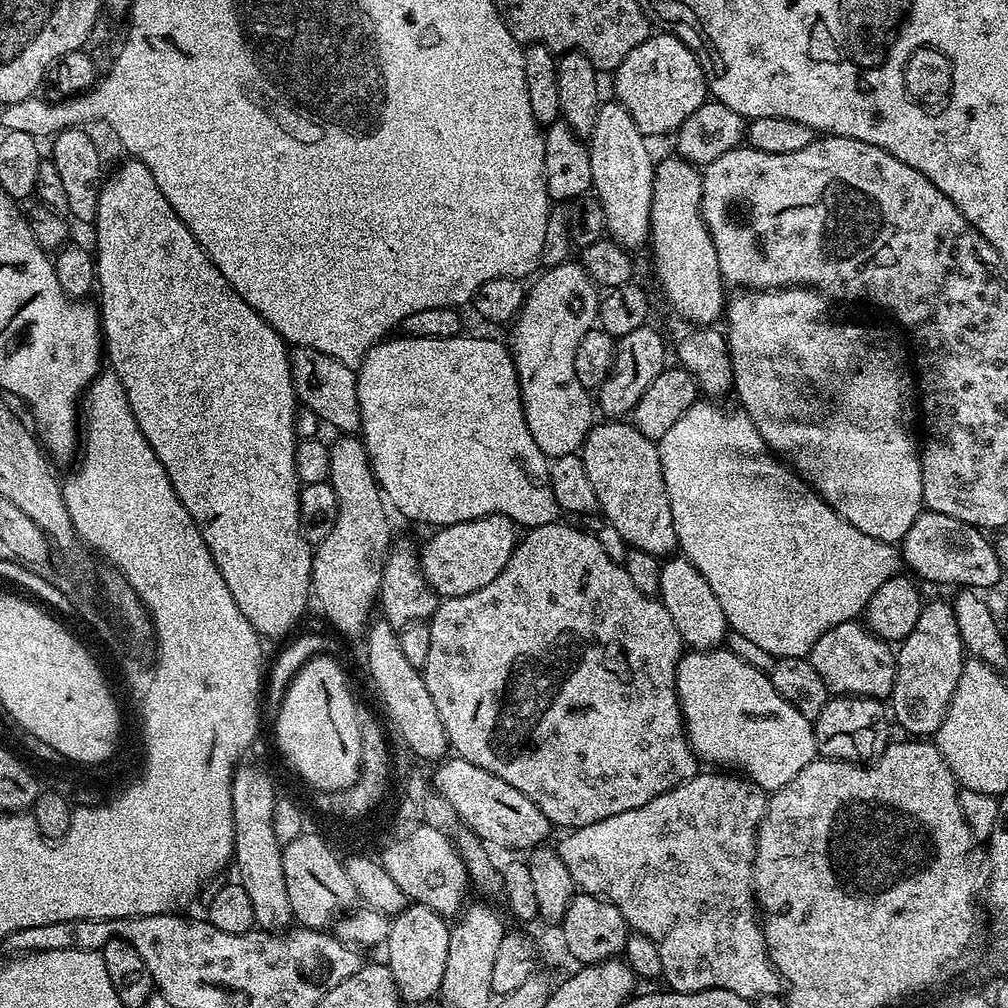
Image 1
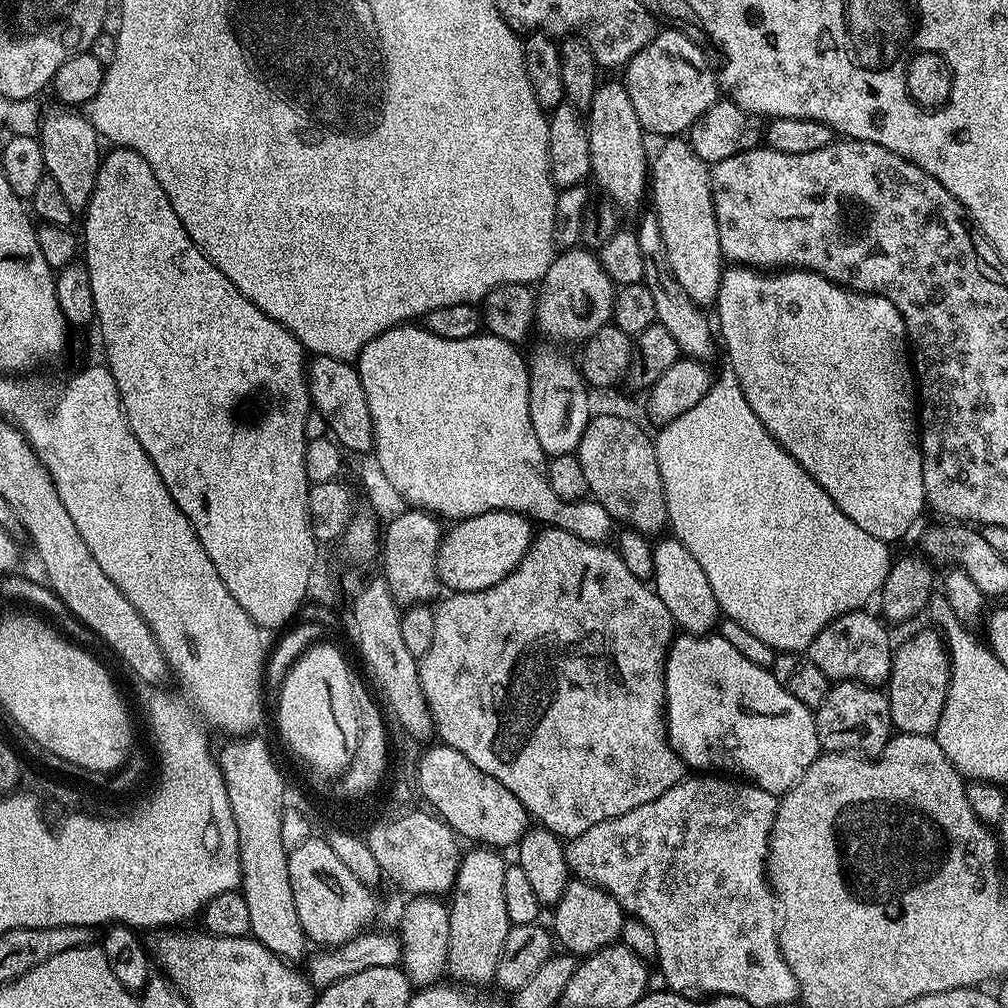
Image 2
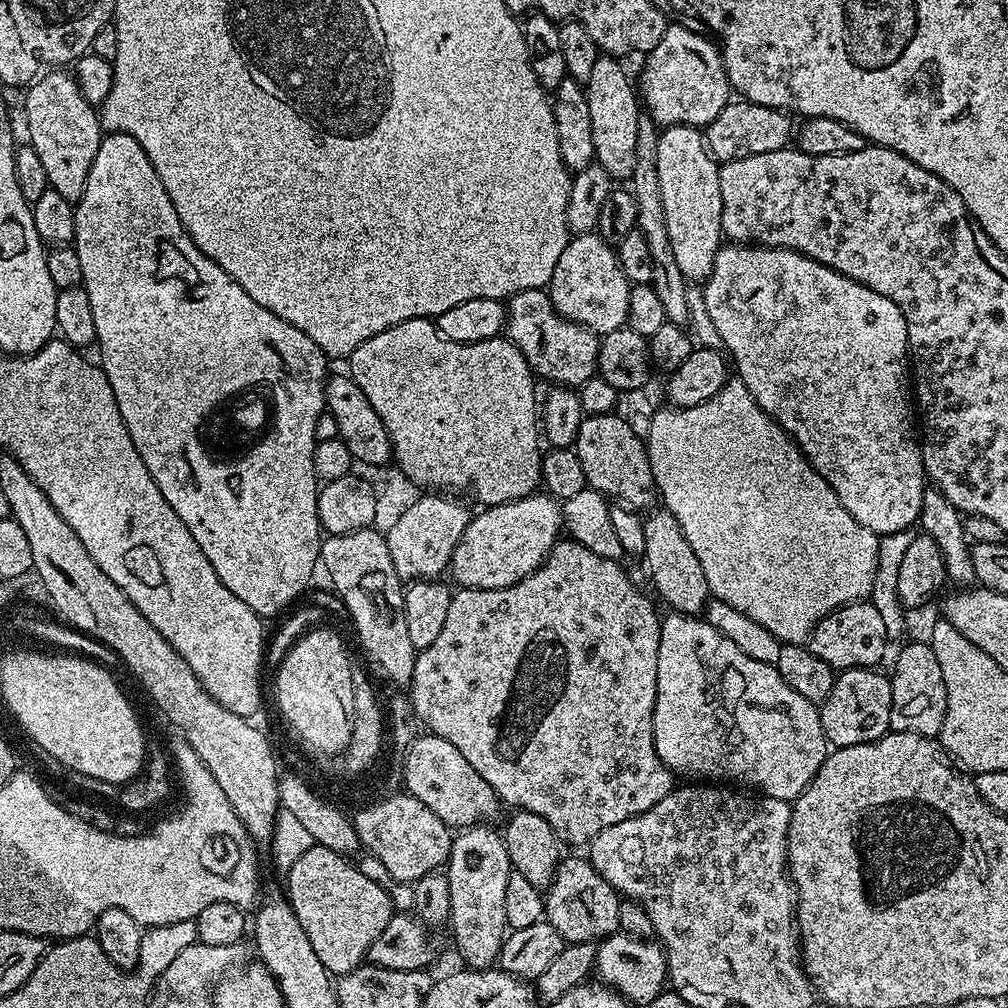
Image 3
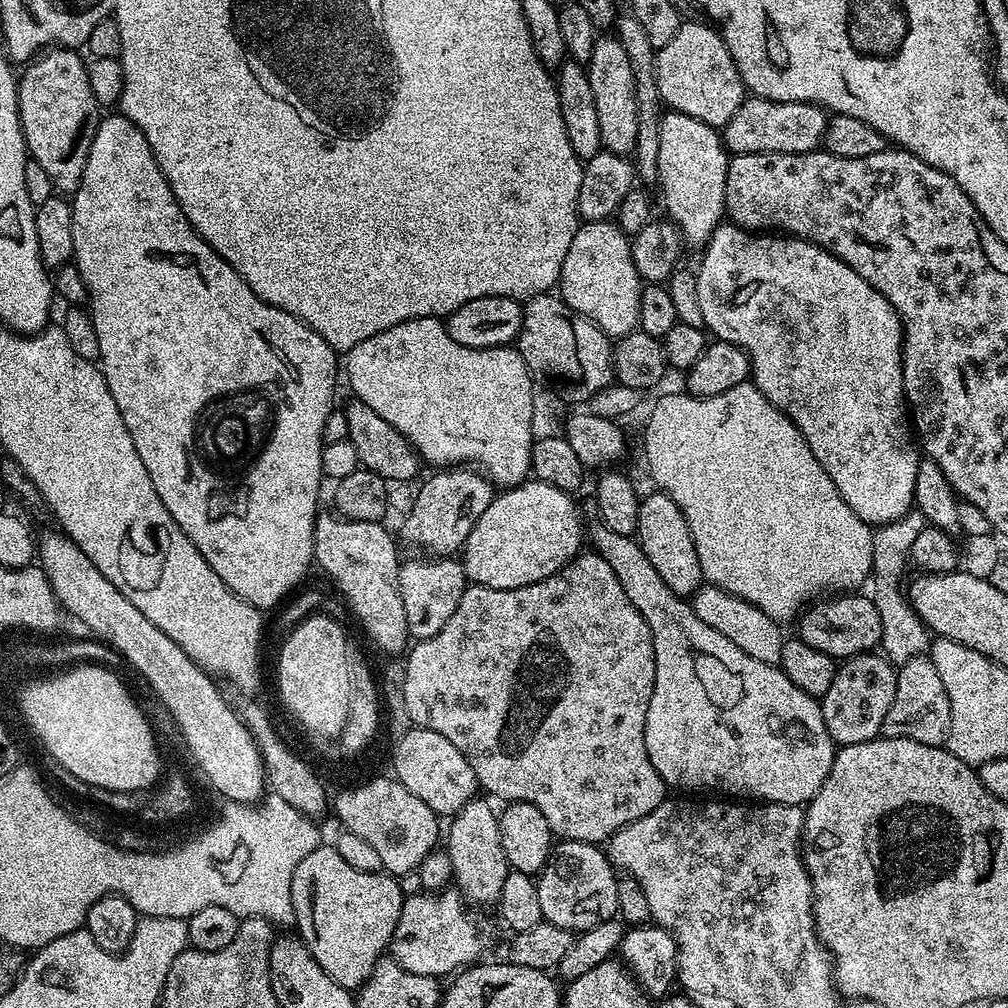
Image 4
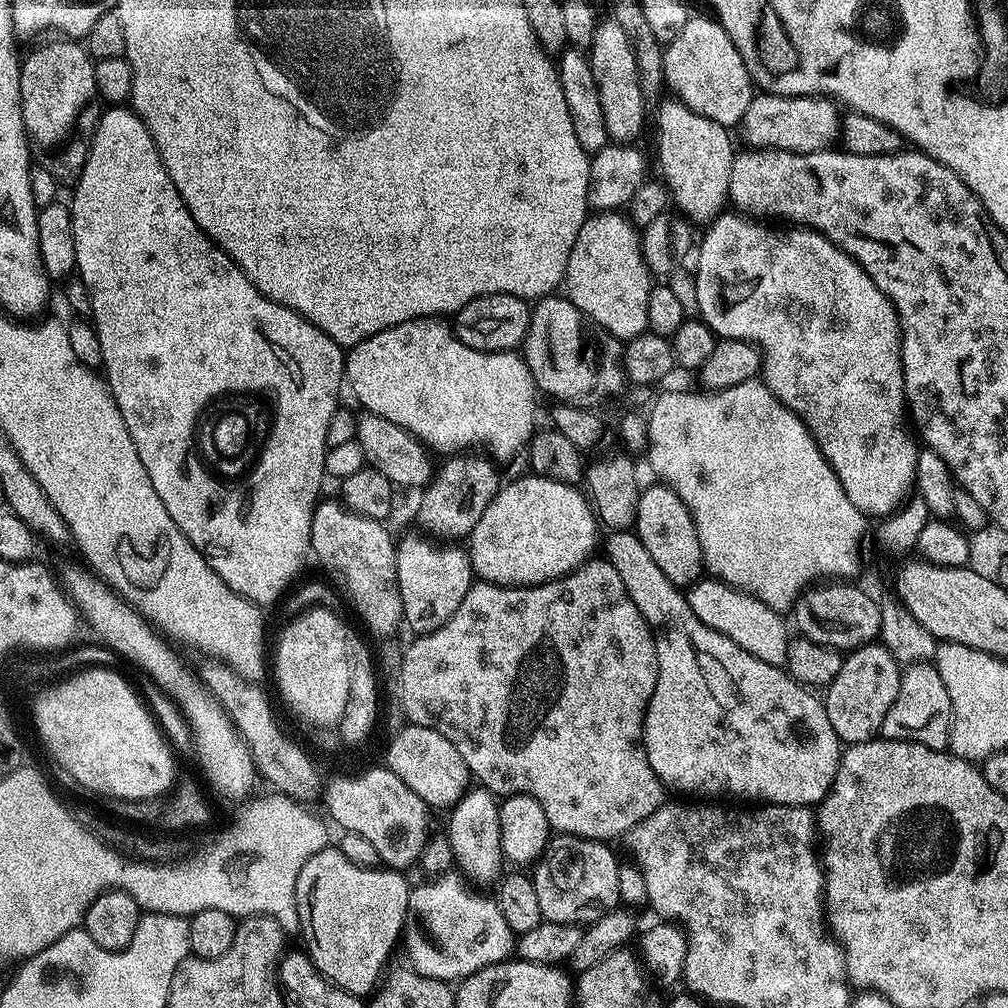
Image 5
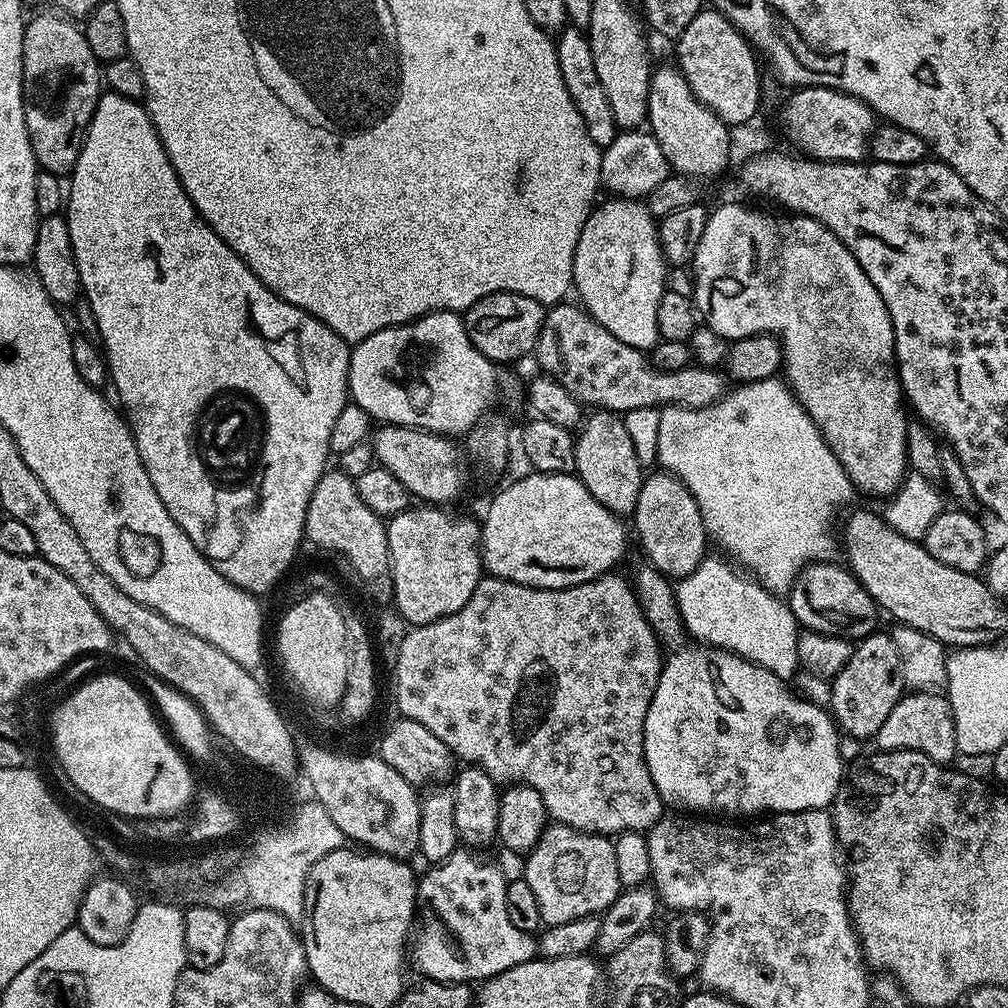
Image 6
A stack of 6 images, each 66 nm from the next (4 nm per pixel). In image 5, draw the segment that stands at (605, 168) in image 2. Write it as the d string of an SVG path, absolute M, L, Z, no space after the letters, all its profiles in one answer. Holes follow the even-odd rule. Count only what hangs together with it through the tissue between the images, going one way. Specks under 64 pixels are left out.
M611 18L601 19L594 30L592 47L587 53L594 70L594 82L598 86L598 98L602 98L602 114L606 117L606 130L609 141L631 144L639 141L640 131L644 128L646 105L642 98L640 71L622 26Z

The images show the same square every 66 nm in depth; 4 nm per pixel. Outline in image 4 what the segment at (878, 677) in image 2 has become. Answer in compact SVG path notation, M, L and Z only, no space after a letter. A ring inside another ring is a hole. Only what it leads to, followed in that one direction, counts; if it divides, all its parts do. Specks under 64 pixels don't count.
M840 594L805 607L798 620L799 639L804 640L806 646L814 646L814 650L822 650L822 654L830 654L834 658L847 658L873 651L882 638L881 619L868 594L856 595L860 594Z

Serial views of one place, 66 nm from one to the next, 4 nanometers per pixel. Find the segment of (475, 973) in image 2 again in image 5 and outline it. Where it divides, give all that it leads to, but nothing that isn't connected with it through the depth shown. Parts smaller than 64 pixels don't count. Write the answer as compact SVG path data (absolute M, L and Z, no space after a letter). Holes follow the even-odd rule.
M469 787L462 799L452 805L448 816L446 835L454 850L454 864L469 881L477 885L488 884L501 875L505 867L504 851L502 850L502 830L498 826L500 805L497 797L487 788ZM477 880L477 881L476 881ZM480 883L480 884L479 884Z

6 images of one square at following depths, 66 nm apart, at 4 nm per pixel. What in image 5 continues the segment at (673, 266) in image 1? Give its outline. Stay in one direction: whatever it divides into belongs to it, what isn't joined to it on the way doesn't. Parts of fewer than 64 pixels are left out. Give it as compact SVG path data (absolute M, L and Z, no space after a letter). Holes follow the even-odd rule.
M675 98L661 99L655 105L656 111L656 156L660 159L660 172L668 186L673 203L689 221L704 220L711 222L725 211L730 186L730 166L734 155L729 129L718 122L710 122L710 118L702 118L702 114L694 114L686 105Z

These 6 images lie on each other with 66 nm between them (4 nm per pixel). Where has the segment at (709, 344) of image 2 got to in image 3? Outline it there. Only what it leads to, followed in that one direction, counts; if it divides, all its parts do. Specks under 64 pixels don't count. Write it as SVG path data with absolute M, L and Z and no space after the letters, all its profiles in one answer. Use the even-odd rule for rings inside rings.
M647 114L638 118L638 146L634 150L634 170L630 177L630 191L638 202L638 218L636 227L646 238L646 246L650 246L650 262L654 262L654 274L651 286L662 298L664 315L671 323L687 325L688 320L688 288L682 270L678 270L678 261L674 258L674 249L670 246L670 234L666 234L666 213L662 211L662 186L658 186L658 126Z

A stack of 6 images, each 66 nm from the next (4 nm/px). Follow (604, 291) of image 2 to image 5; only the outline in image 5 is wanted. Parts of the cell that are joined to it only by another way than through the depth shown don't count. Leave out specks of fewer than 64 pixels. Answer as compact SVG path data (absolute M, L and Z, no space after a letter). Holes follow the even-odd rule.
M620 210L597 211L589 215L582 230L578 230L574 250L570 250L570 262L566 262L566 274L562 285L566 299L578 306L578 310L582 310L582 314L589 316L593 324L603 331L613 334L639 334L648 331L646 308L650 306L650 290L653 286L654 277L644 261L641 229Z

